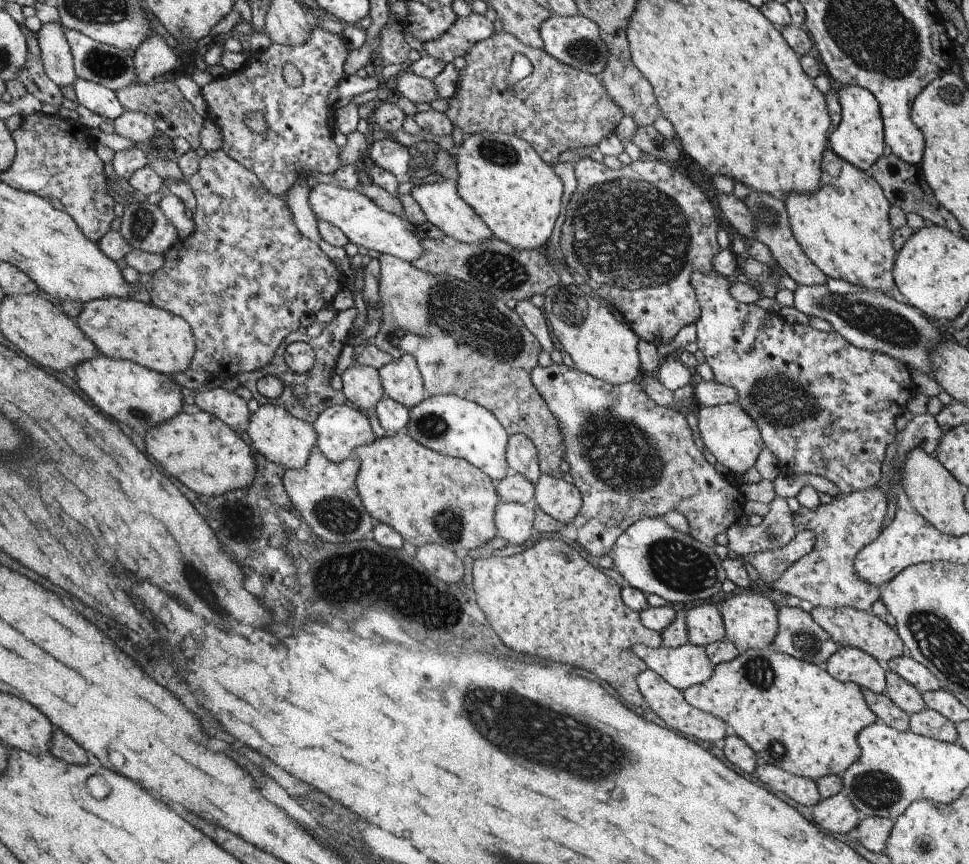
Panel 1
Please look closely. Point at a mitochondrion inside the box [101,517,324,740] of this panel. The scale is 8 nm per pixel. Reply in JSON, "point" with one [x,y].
{"point":[199,586]}

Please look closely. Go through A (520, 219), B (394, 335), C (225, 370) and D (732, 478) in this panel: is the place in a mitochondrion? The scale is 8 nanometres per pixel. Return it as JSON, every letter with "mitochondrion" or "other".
{"A":"other","B":"mitochondrion","C":"other","D":"other"}

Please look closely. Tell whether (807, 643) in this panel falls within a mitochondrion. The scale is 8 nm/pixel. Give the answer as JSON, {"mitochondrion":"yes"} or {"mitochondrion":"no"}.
{"mitochondrion":"yes"}

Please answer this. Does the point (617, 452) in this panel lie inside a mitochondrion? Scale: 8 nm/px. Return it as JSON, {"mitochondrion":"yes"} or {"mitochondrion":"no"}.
{"mitochondrion":"yes"}

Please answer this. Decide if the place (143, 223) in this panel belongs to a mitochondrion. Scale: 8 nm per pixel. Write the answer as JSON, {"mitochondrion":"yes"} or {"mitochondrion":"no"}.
{"mitochondrion":"yes"}

